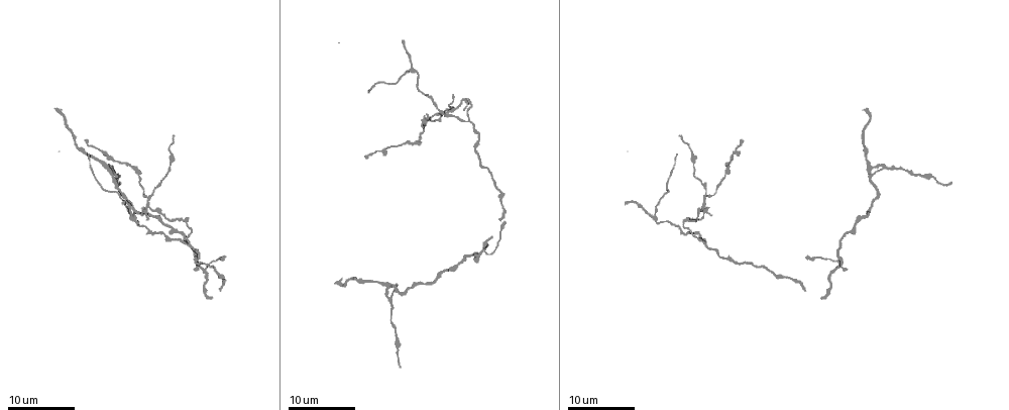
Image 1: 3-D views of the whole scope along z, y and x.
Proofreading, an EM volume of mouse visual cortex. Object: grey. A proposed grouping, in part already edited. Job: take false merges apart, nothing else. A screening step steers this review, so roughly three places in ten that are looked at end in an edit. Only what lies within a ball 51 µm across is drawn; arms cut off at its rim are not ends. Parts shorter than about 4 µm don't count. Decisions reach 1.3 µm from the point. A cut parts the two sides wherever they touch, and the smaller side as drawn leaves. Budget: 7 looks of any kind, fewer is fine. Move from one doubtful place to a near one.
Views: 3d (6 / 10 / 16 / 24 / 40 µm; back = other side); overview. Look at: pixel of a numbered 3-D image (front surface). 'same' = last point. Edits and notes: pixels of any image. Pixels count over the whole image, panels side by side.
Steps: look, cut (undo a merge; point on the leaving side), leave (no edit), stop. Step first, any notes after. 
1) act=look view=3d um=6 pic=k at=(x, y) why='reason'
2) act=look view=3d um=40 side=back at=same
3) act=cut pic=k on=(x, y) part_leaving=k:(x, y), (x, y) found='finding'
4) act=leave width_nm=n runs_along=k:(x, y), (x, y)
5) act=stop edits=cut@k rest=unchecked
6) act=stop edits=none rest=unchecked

act=look view=3d um=16 pic=1 at=(869, 166) why='two arms in line, one across'

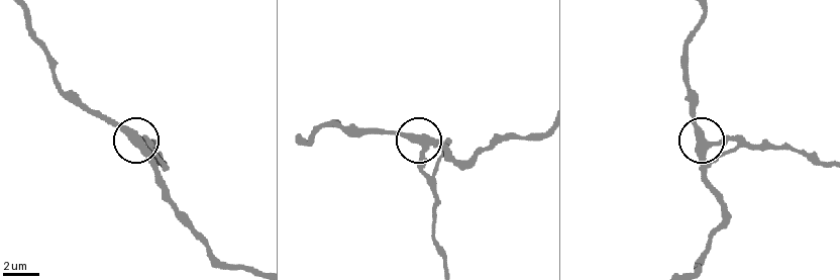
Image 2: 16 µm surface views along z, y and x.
act=look view=3d um=6 pic=2 at=(136, 140)

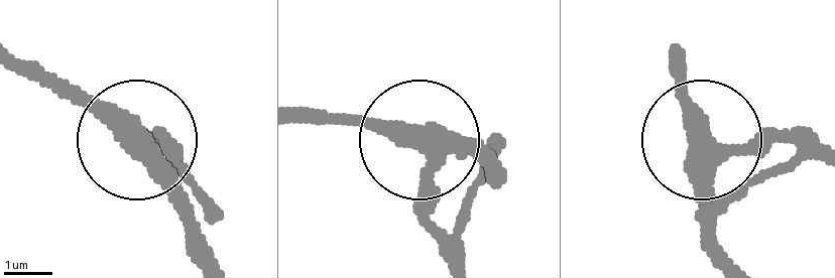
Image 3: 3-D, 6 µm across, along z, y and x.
act=leave width_nm=390 runs_along=3:(724, 263), (712, 147), (825, 147) found='continuous, no second neuron'

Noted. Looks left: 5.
act=look view=3d um=24 pic=1 at=(705, 199) why='three arms meet'

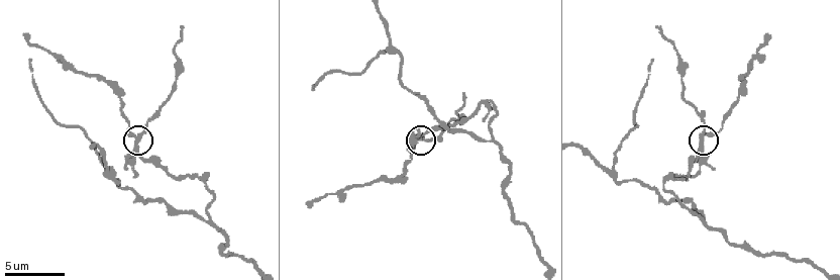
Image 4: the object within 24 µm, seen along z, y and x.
act=look view=3d um=10 pic=4 at=(701, 135)

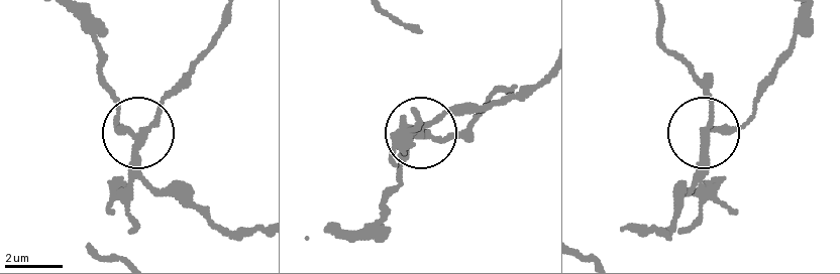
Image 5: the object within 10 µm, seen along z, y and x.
act=cut pic=5 on=(129, 198) side_arm_um=12 part_leaving=5:(134, 151), (164, 96), (219, 38), (223, 9) found='a second neuron is stuck on'

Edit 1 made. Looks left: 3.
act=look view=3d um=6 pic=4 at=(208, 220)

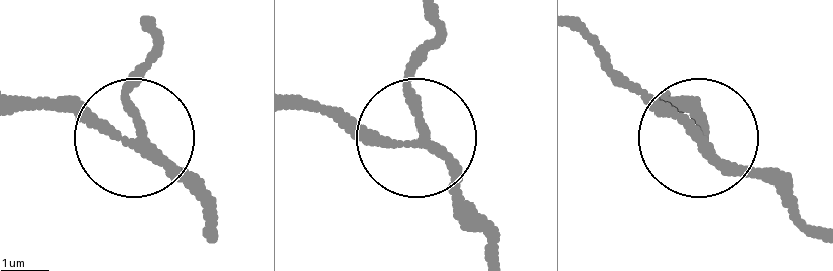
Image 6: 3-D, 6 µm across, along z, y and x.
act=leave runs_along=6:(822, 240), (609, 68) found='all the same neuron'

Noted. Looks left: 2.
act=stop edits=cut@5 rest=unchecked

